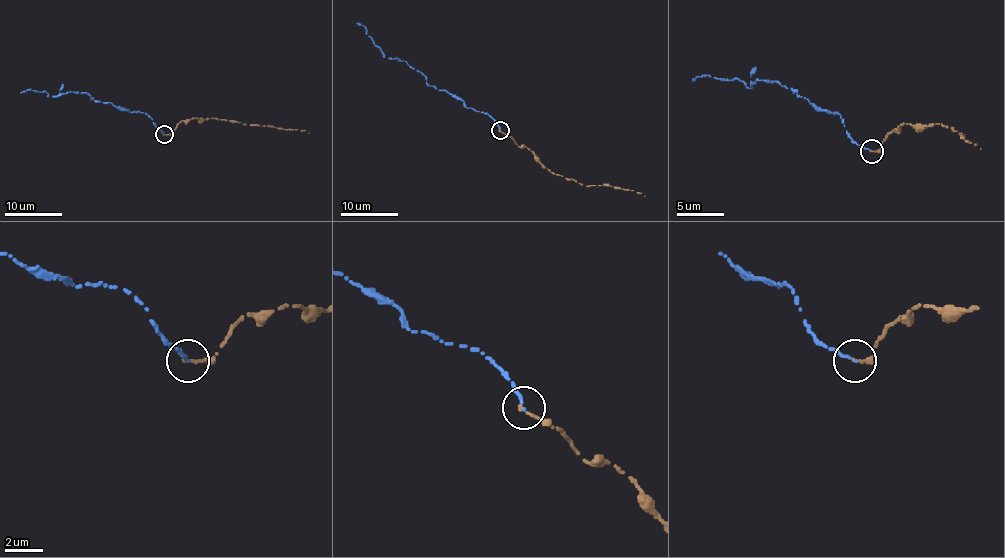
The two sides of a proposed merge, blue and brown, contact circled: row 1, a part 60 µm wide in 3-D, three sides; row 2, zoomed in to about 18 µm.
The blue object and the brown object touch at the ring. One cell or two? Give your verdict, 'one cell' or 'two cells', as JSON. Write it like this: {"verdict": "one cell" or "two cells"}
{"verdict": "two cells"}

